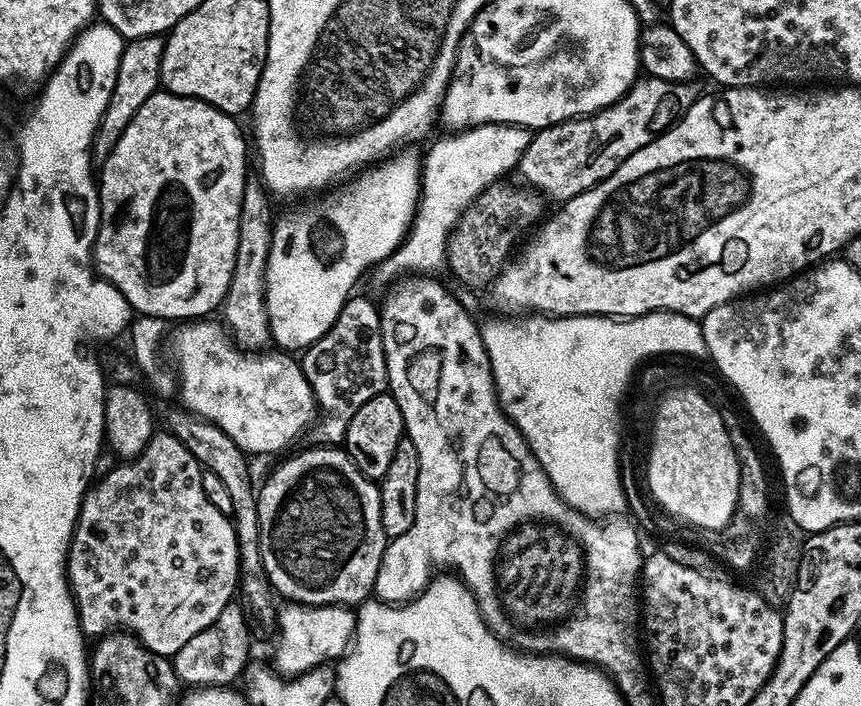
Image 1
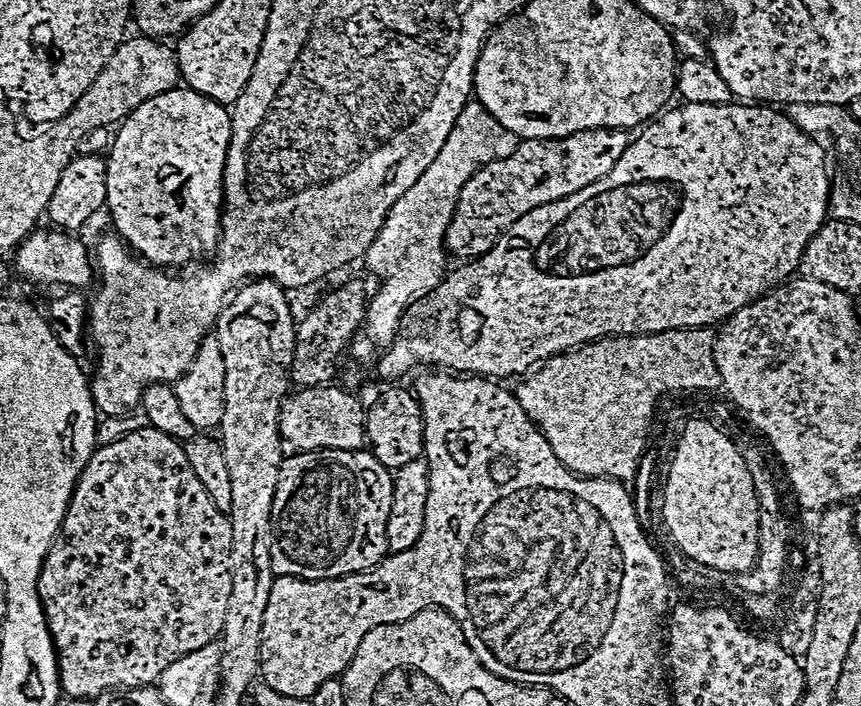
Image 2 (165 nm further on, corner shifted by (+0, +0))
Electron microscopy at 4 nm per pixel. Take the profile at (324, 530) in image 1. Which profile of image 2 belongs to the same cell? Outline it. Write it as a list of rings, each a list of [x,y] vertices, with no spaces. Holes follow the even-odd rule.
[[[319,448],[313,452],[296,450],[285,455],[278,474],[277,489],[274,490],[272,521],[270,524],[270,566],[273,577],[297,576],[303,580],[333,580],[339,576],[349,576],[355,572],[367,572],[376,567],[385,556],[389,555],[386,542],[386,518],[390,518],[390,502],[392,501],[393,473],[378,458],[374,458],[368,450],[334,450]]]

